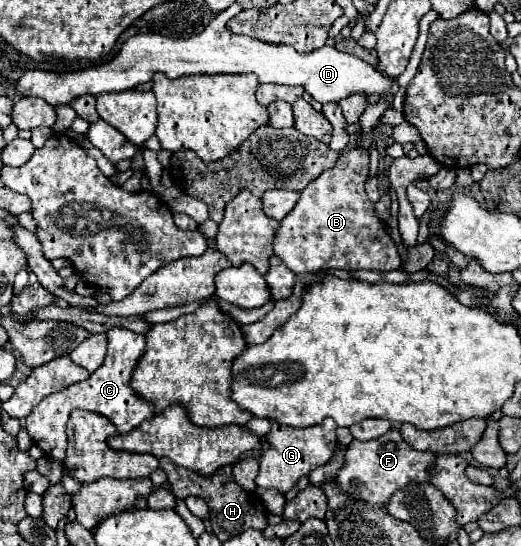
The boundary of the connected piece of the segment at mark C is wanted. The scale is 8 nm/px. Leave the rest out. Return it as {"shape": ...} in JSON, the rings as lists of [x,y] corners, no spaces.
{"shape":[[[110,328],[110,330],[106,330],[106,338],[108,338],[106,358],[104,358],[102,366],[96,372],[90,374],[90,378],[46,396],[26,416],[26,430],[28,430],[30,438],[42,448],[44,456],[48,456],[52,460],[62,462],[64,456],[66,456],[66,422],[68,422],[68,416],[74,408],[100,412],[102,416],[112,420],[112,424],[118,428],[120,434],[126,434],[126,432],[134,430],[144,420],[150,420],[154,416],[154,408],[146,400],[140,400],[134,394],[134,390],[130,388],[132,368],[136,366],[136,360],[144,352],[144,344],[146,344],[144,336],[136,334],[128,328]]]}

